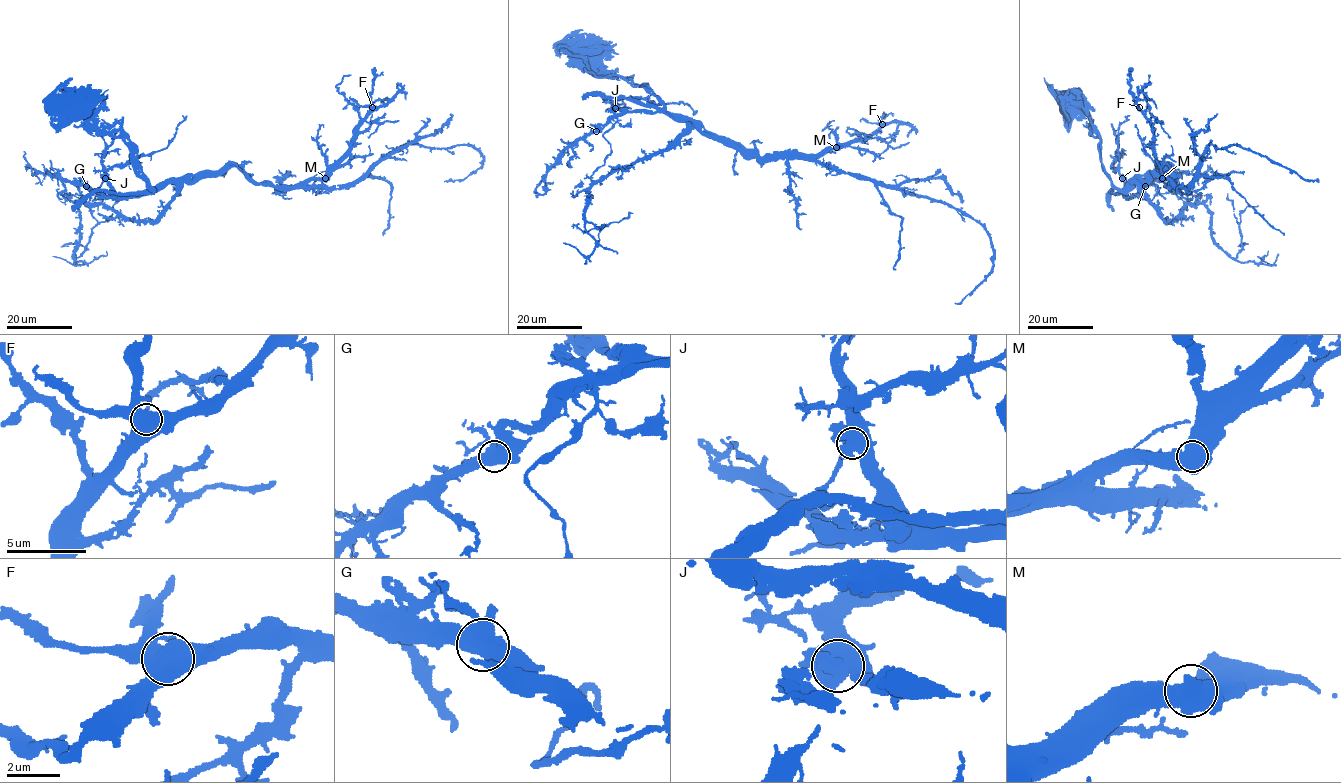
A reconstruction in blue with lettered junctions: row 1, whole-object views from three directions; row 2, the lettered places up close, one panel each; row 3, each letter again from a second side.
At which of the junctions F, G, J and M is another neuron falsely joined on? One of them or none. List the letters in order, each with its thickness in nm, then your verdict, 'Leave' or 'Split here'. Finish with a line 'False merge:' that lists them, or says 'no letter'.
F: Thickness 600 nm. Leave
G: Thickness 600 nm. Leave
J: Thickness 700 nm. Split here
M: Thickness 750 nm. Leave
False merge: J

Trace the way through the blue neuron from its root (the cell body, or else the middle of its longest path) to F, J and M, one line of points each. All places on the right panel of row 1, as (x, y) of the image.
F: (1071, 101), (1089, 116), (1102, 169), (1117, 187), (1170, 166), (1167, 186), (1152, 125), (1139, 107)
J: (1071, 101), (1089, 116), (1092, 125), (1090, 132), (1100, 139), (1102, 169), (1126, 196), (1122, 178)
M: (1071, 101), (1089, 116), (1102, 169), (1117, 187), (1170, 166), (1167, 186), (1161, 178)

